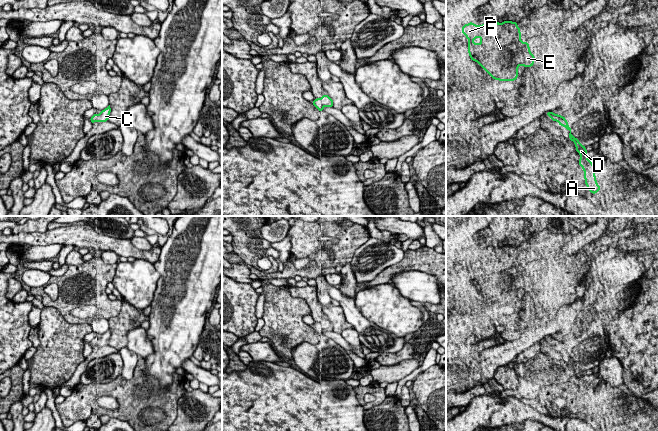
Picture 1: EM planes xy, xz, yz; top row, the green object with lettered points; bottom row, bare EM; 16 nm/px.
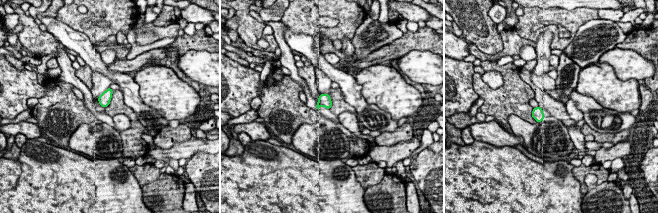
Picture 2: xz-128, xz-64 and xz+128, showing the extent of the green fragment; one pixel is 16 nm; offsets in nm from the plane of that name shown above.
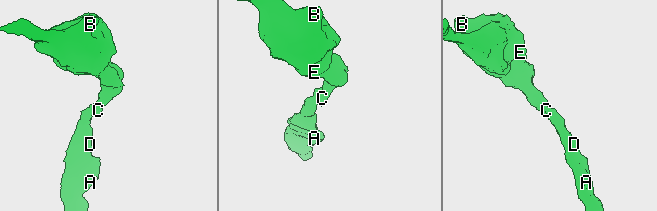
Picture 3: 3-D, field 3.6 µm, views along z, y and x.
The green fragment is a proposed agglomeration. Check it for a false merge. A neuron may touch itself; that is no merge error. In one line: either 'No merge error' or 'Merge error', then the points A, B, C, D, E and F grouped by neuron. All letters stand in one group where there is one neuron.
No merge error. Groups: A B C D E F

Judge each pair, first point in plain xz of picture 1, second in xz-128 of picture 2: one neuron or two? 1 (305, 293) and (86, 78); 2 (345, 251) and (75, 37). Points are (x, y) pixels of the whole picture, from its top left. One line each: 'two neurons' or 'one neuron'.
1: one neuron
2: two neurons

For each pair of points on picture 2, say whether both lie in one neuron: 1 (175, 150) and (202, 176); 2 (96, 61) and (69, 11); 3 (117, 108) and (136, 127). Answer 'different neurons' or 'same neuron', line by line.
1: different neurons
2: different neurons
3: same neuron

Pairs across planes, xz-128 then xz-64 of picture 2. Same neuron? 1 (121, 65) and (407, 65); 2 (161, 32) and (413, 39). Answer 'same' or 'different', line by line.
1: different
2: different

